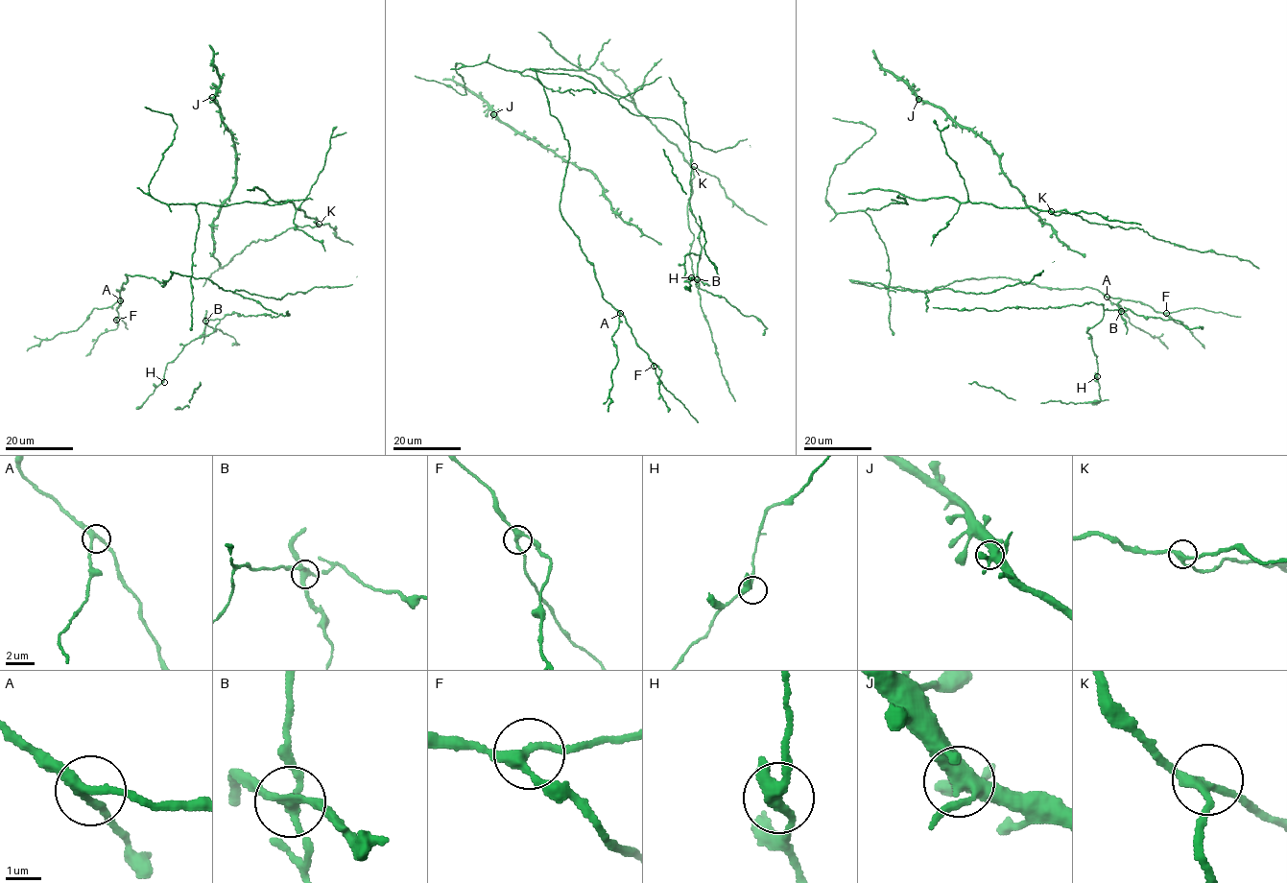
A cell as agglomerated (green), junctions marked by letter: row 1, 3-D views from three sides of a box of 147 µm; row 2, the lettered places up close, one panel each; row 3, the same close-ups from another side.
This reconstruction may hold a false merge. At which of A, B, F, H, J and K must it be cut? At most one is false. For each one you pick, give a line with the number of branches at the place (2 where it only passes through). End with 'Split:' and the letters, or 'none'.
B: 4
Split: B

